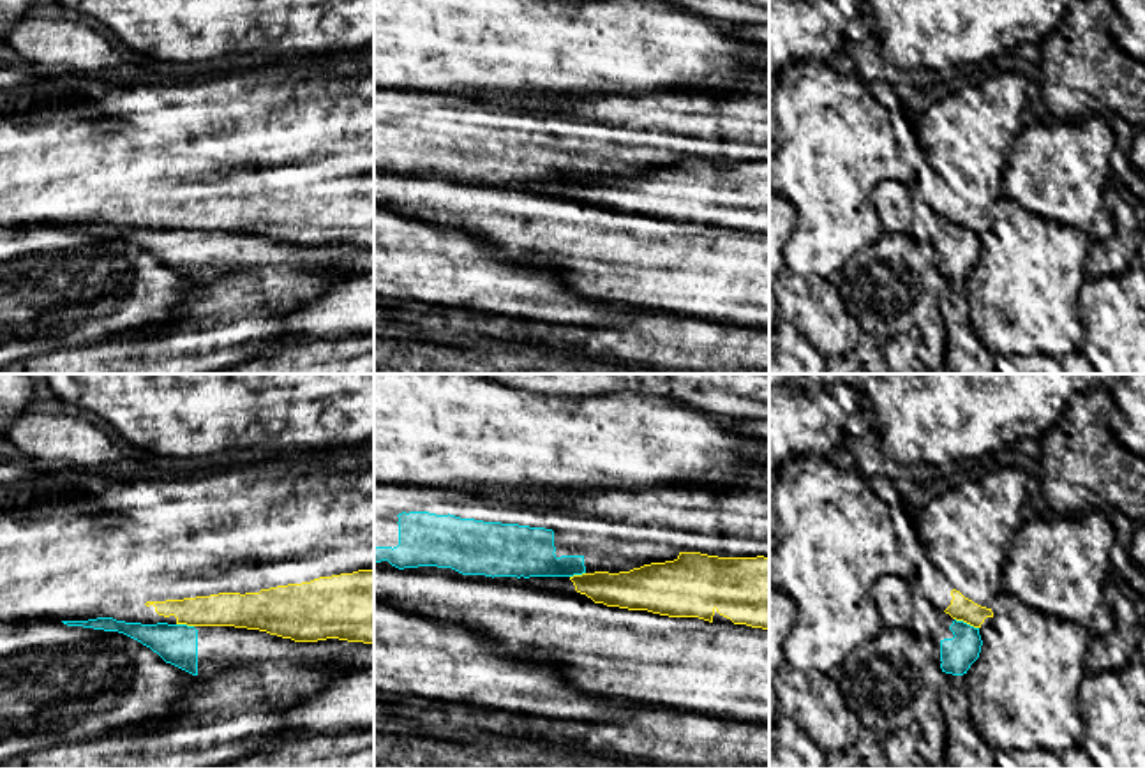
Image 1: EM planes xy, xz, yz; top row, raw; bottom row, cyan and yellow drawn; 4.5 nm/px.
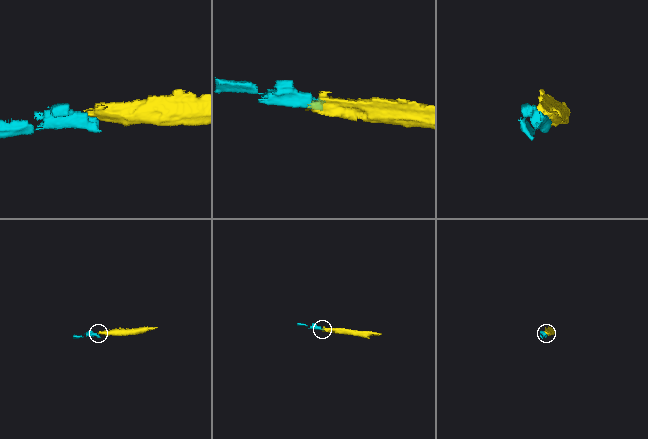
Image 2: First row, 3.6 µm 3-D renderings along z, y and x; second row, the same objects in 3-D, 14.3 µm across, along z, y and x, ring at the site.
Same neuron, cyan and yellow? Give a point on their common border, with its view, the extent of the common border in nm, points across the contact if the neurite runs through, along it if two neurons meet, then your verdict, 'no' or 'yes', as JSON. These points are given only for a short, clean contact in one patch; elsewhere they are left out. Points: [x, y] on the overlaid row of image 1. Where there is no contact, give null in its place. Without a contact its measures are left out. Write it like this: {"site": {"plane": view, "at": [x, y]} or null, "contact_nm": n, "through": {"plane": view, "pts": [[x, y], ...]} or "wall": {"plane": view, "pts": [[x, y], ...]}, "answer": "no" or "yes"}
{"site": {"plane": "yz", "at": [965, 623]}, "contact_nm": 120, "wall": {"plane": "yz", "pts": [[955, 618], [978, 628]]}, "answer": "no"}

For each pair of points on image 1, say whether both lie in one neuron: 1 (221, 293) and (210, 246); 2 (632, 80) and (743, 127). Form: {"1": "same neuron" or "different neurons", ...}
{"1": "different neurons", "2": "different neurons"}

